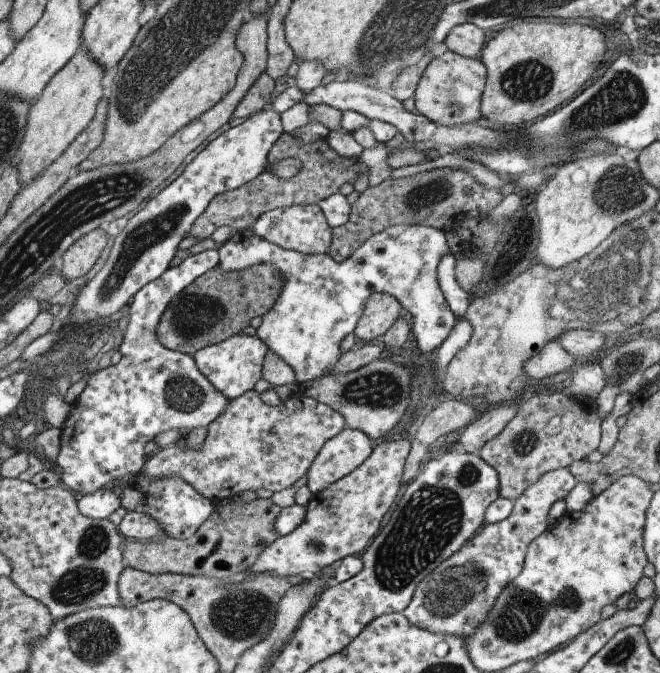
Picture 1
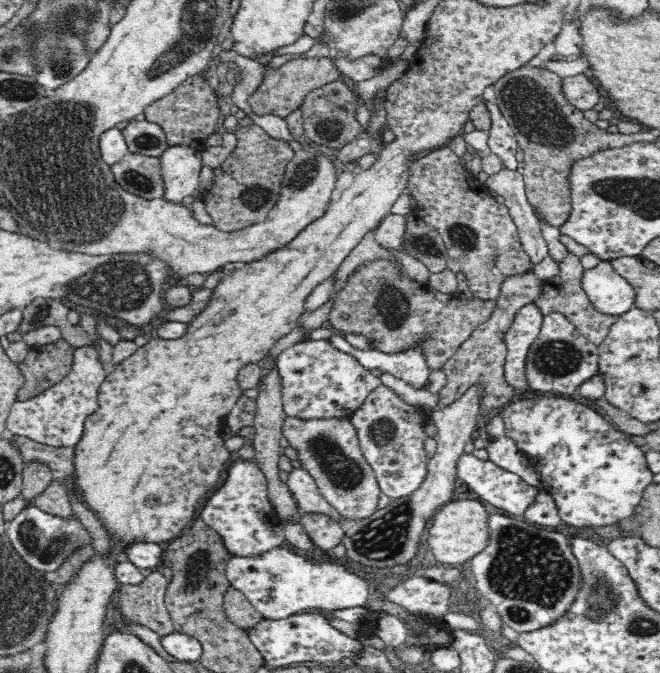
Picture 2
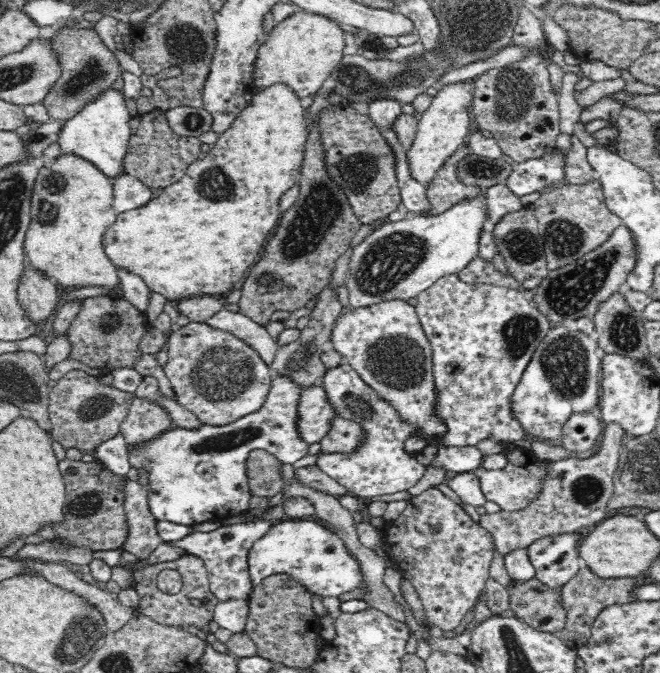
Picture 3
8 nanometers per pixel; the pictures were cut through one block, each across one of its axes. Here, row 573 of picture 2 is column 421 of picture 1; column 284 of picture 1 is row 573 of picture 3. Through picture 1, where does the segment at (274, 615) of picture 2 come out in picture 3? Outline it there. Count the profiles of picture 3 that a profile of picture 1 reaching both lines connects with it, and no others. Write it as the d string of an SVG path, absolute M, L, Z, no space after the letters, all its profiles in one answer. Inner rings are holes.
M293 518L282 520L272 525L272 528L253 542L248 553L249 575L254 585L260 584L263 578L273 574L290 575L296 583L305 586L313 595L340 596L358 589L360 595L367 593L367 584L363 582L363 574L359 562L346 548L345 542L334 532L330 526L323 526L318 518Z

